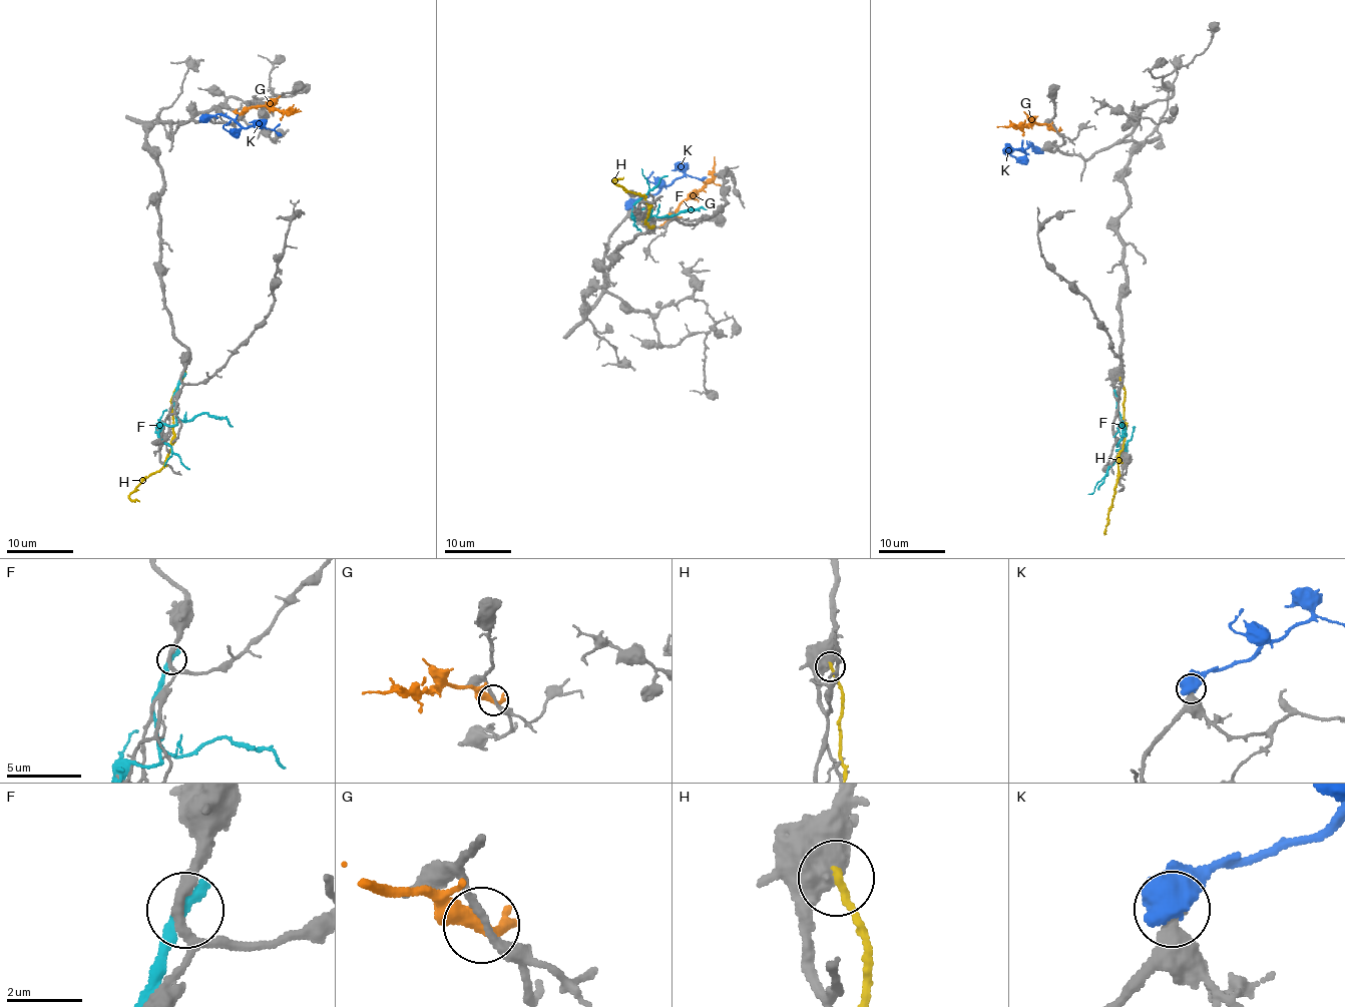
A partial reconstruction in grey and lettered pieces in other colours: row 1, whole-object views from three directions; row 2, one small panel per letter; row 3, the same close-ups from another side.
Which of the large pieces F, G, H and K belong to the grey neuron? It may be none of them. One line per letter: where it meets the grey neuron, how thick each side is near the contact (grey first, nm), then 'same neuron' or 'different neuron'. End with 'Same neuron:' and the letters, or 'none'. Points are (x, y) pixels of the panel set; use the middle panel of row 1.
F: (649, 218) | 240/340 nm | different neuron
G: (668, 220) | 220/400 nm | different neuron
H: (653, 225) | 600/220 nm | different neuron
K: (630, 206) | 440/850 nm | same neuron
Same neuron: K

